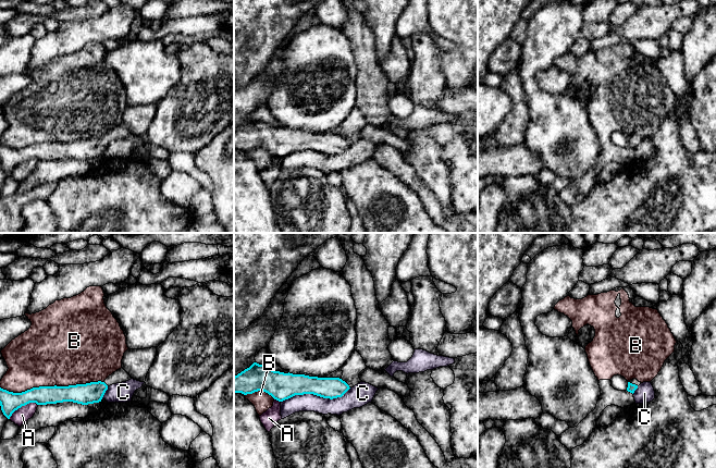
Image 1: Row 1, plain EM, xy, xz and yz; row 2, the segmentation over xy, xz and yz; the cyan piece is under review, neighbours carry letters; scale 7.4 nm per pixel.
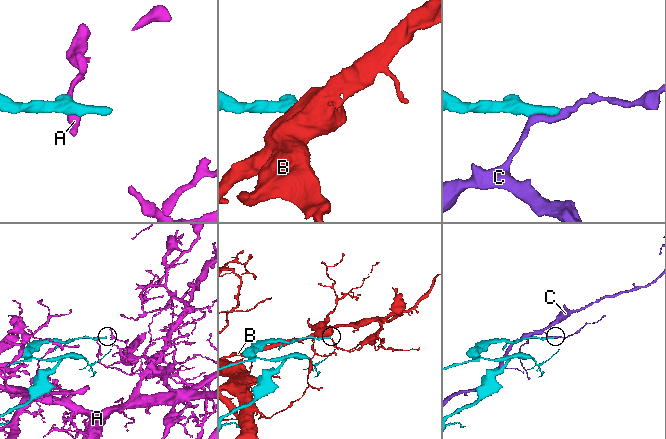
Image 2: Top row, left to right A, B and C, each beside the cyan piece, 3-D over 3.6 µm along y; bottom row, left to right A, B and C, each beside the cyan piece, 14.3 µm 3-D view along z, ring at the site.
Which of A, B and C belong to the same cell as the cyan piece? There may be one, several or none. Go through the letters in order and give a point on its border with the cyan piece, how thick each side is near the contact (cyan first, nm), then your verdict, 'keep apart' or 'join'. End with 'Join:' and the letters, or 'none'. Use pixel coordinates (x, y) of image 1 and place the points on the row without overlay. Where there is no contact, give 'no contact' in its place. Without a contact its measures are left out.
A: xy (22, 161) | 150/110 nm | keep apart
B: xy (51, 143) | 150/480 nm | keep apart
C: xz (316, 150) | 190/130 nm | keep apart
Join: none

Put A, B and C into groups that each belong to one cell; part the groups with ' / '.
A / B / C

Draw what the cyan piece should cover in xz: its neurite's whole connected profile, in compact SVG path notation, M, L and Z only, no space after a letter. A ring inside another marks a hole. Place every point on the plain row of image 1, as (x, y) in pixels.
M257 119L234 133L234 149L247 151L263 147L279 158L304 150L333 156L342 153L349 145L340 134L284 130Z

